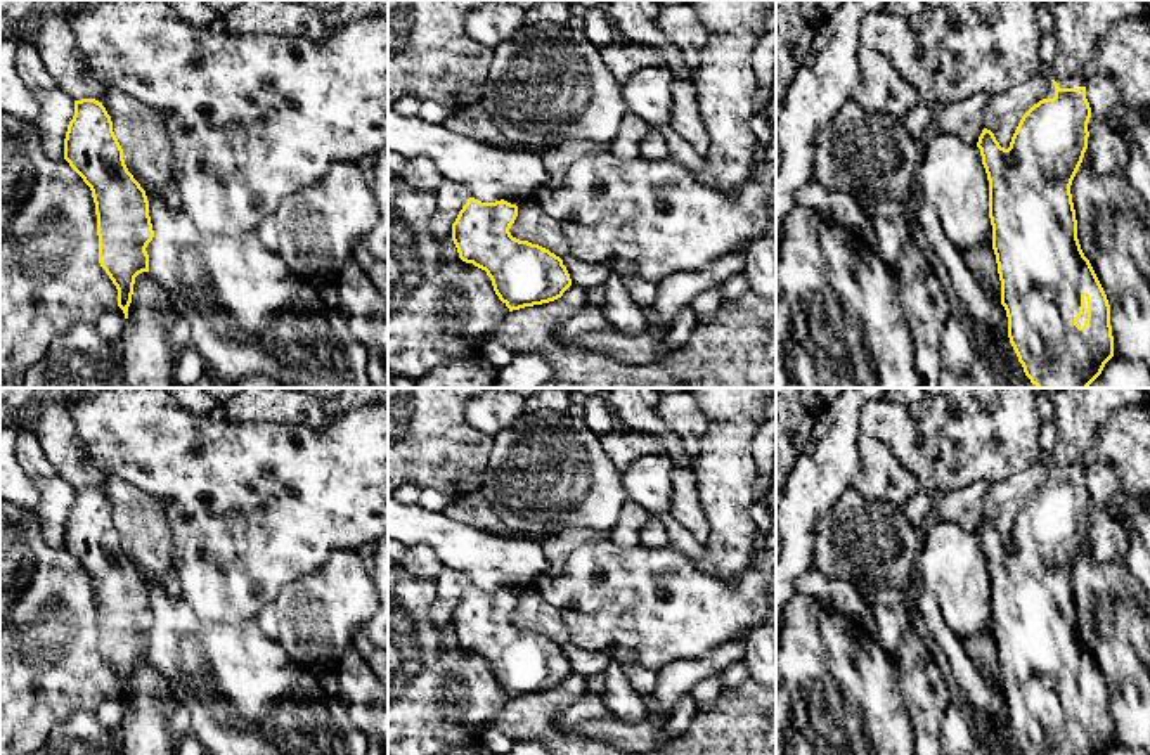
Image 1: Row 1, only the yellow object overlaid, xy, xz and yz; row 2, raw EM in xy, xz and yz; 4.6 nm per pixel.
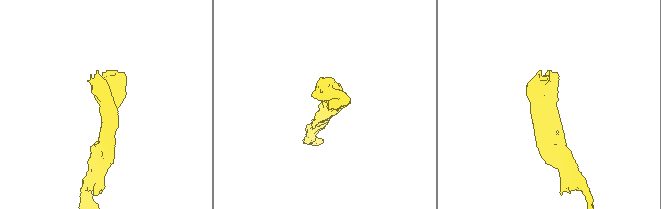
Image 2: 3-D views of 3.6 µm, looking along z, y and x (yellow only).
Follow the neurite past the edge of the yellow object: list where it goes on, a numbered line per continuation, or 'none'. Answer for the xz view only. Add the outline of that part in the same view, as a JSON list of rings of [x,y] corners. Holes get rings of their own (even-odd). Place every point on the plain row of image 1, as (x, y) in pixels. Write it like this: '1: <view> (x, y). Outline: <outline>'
none

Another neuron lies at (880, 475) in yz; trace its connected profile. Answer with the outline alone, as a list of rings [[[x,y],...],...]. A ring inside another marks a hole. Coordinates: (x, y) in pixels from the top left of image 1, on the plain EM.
[[[864,436],[859,443],[861,466],[854,487],[866,497],[880,499],[902,511],[911,495],[920,490],[918,480],[909,473],[883,442]]]

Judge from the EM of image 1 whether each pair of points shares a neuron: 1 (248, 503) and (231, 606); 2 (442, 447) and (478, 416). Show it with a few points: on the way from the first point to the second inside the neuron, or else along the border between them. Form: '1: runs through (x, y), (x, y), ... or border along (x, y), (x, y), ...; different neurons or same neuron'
1: runs through (243, 529), (231, 556), (231, 580); same neuron
2: border along (463, 406), (466, 421), (492, 437); different neurons

